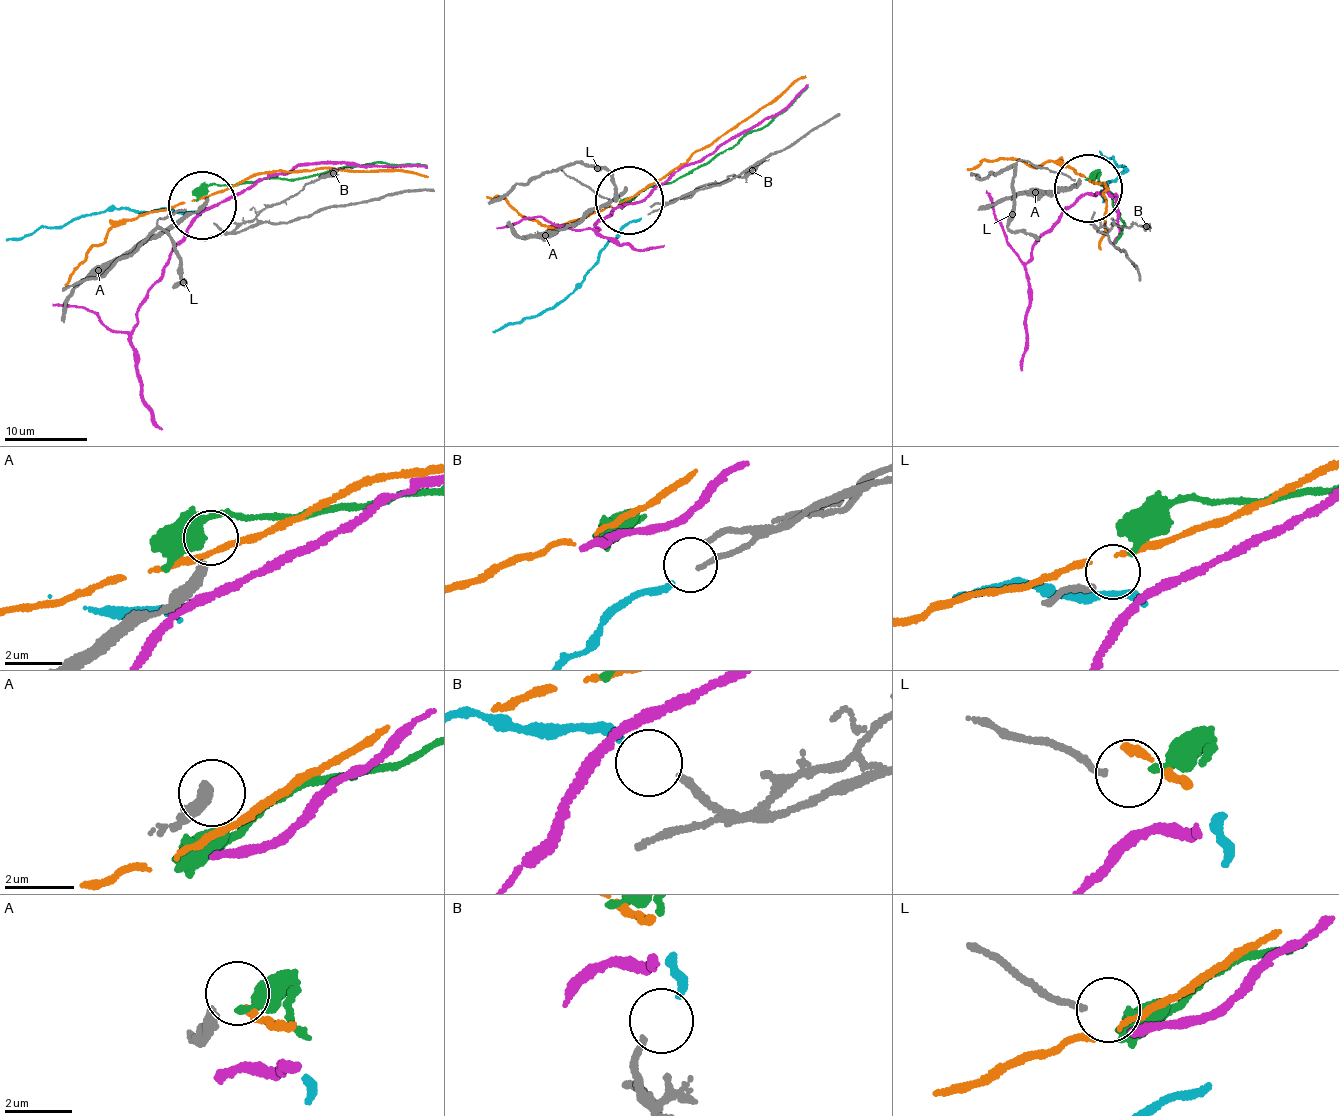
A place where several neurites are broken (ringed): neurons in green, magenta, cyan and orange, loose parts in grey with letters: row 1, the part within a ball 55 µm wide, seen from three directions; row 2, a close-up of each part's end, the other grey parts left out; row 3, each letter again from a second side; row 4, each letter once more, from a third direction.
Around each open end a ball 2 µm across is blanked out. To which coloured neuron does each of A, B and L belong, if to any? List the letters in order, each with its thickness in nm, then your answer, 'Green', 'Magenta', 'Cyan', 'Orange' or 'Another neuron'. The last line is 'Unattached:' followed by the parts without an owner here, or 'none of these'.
A: Thickness 360 nm. Another neuron
B: Thickness 200 nm. Cyan
L: Thickness 180 nm. Green
Unattached: A

